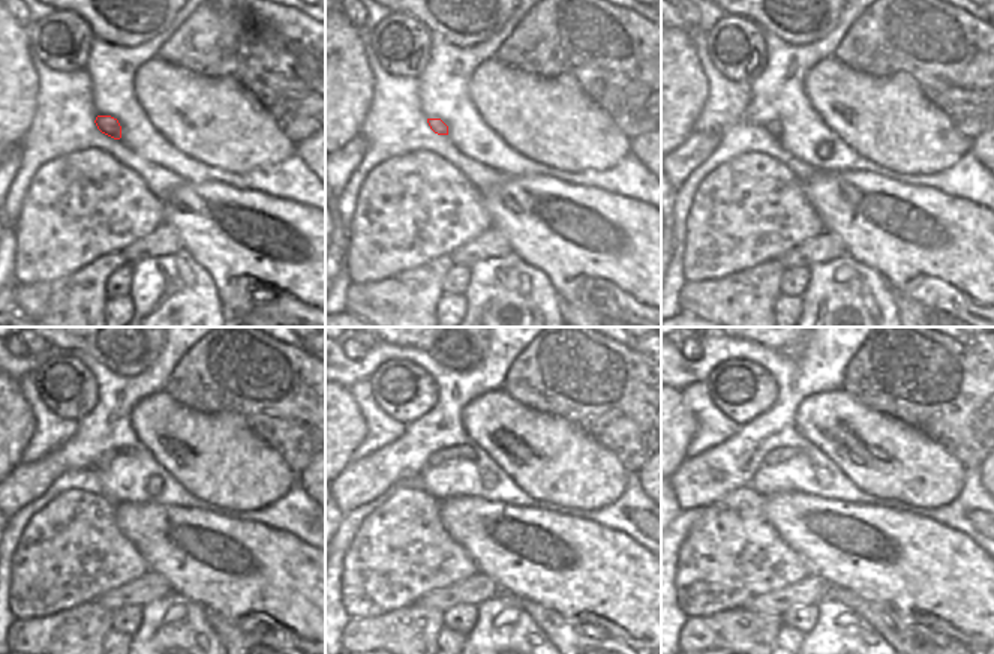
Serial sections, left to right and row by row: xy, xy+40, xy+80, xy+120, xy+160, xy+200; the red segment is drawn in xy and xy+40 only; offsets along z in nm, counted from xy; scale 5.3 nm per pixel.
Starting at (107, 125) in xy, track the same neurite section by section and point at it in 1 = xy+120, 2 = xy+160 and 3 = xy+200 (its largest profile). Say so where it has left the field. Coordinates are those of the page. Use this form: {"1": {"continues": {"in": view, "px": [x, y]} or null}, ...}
{"1": {"continues": {"in": "xy+120", "px": [105, 459]}}, "2": {"continues": {"in": "xy+160", "px": [441, 456]}}, "3": {"continues": {"in": "xy+200", "px": [777, 455]}}}

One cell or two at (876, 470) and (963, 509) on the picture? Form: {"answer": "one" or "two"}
{"answer": "two"}

